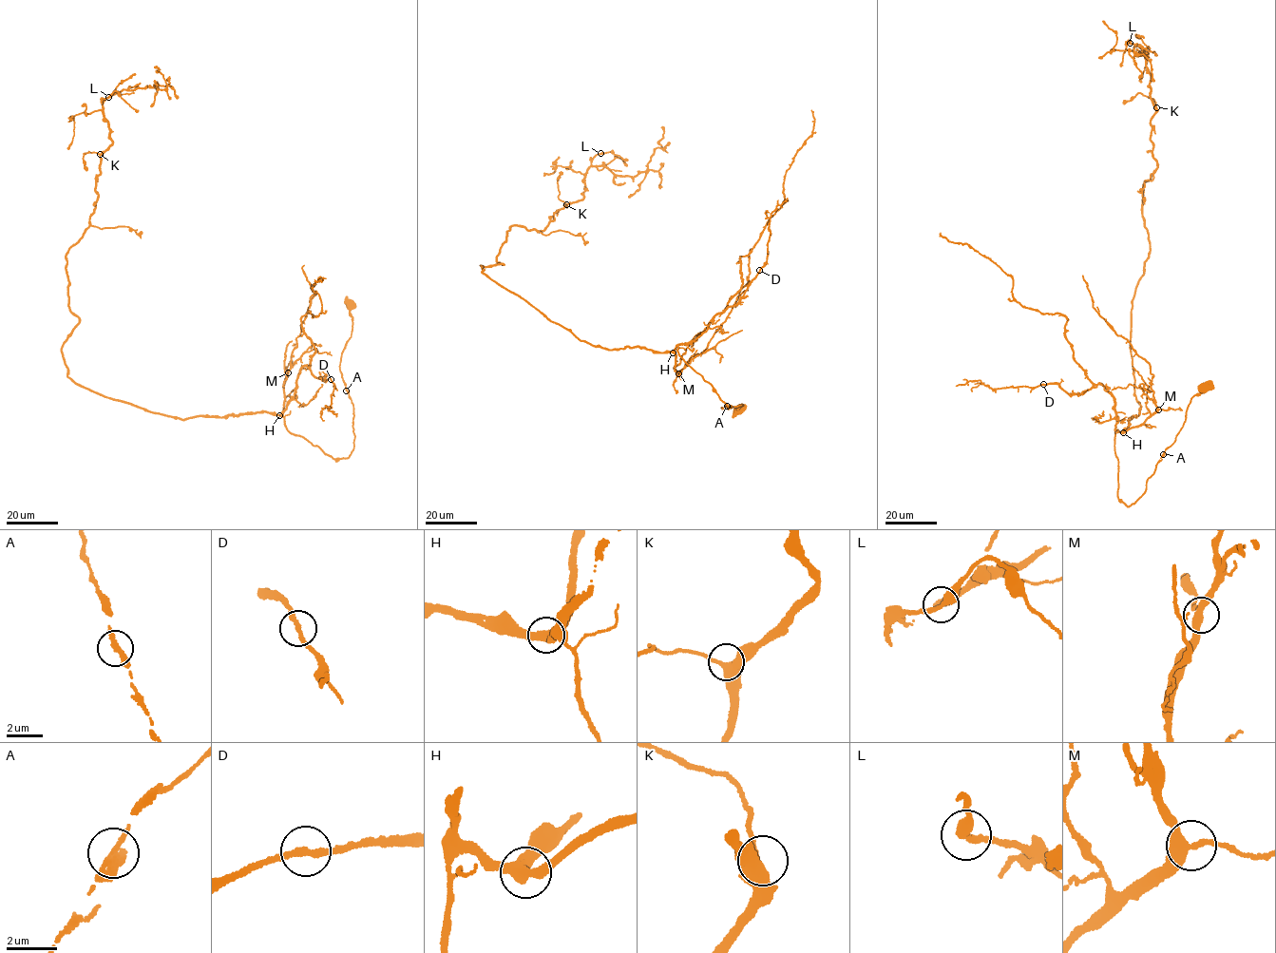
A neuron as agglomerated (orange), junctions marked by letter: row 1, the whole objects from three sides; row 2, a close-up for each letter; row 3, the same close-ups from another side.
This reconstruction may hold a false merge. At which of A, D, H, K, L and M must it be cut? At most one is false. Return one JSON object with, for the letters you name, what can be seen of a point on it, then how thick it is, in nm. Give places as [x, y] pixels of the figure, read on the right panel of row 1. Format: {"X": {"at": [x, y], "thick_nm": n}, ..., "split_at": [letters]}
{"split_at": []}

